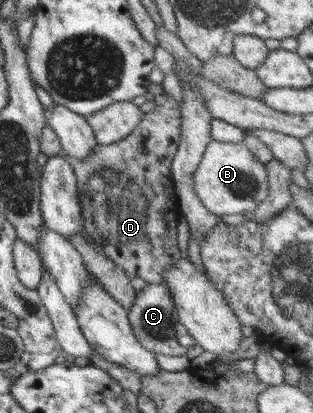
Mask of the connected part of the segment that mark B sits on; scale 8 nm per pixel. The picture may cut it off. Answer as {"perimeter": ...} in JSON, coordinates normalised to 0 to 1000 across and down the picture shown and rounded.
{"perimeter":[[[671,339],[658,354],[639,400],[613,421],[613,453],[639,492],[684,521],[773,516],[802,523],[818,499],[837,492],[856,465],[856,419],[847,400],[799,368],[780,346]]]}

